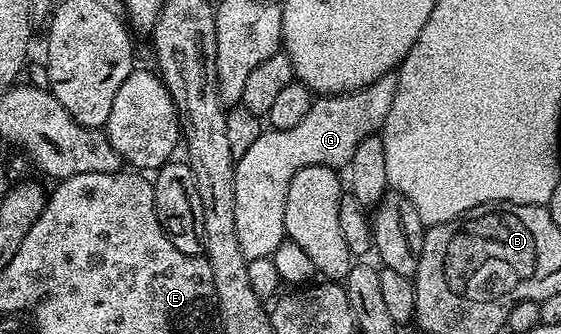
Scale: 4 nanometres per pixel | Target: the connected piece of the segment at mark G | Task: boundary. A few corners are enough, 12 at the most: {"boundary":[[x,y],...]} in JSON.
{"boundary":[[391,72],[315,97],[292,128],[263,129],[234,167],[246,259],[287,239],[288,184],[349,166],[396,100]]}

